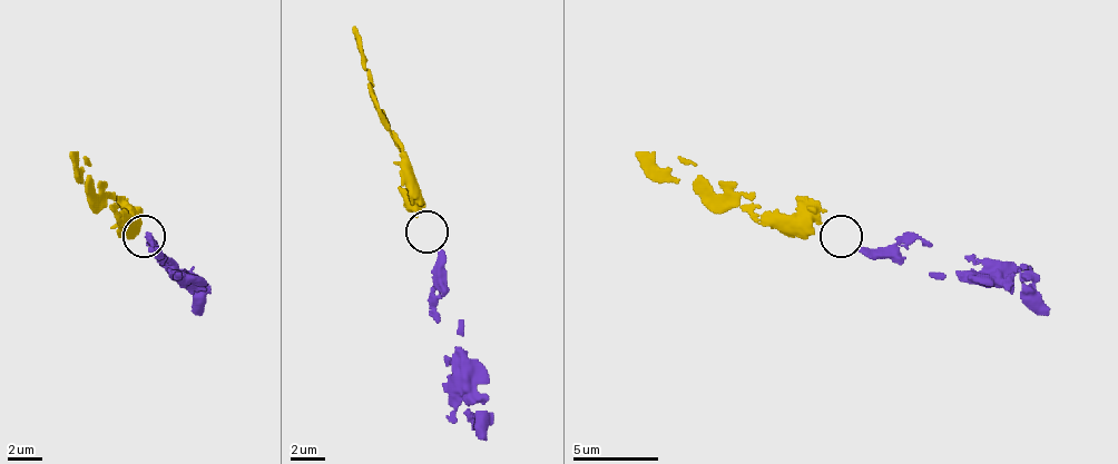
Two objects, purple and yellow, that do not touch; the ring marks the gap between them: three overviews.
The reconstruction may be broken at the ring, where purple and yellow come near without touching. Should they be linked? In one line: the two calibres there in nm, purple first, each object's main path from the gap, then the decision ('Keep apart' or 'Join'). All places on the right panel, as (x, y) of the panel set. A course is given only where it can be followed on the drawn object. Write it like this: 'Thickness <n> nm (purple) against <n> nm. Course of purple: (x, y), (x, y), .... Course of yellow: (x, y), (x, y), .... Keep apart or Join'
Thickness 380 nm (purple) against 380 nm. Course of purple: (857, 248), (891, 248), (930, 274), (993, 274), (1049, 316). Course of yellow: (823, 223), (776, 218), (747, 197), (705, 185), (692, 164), (654, 167), (636, 150). Join

